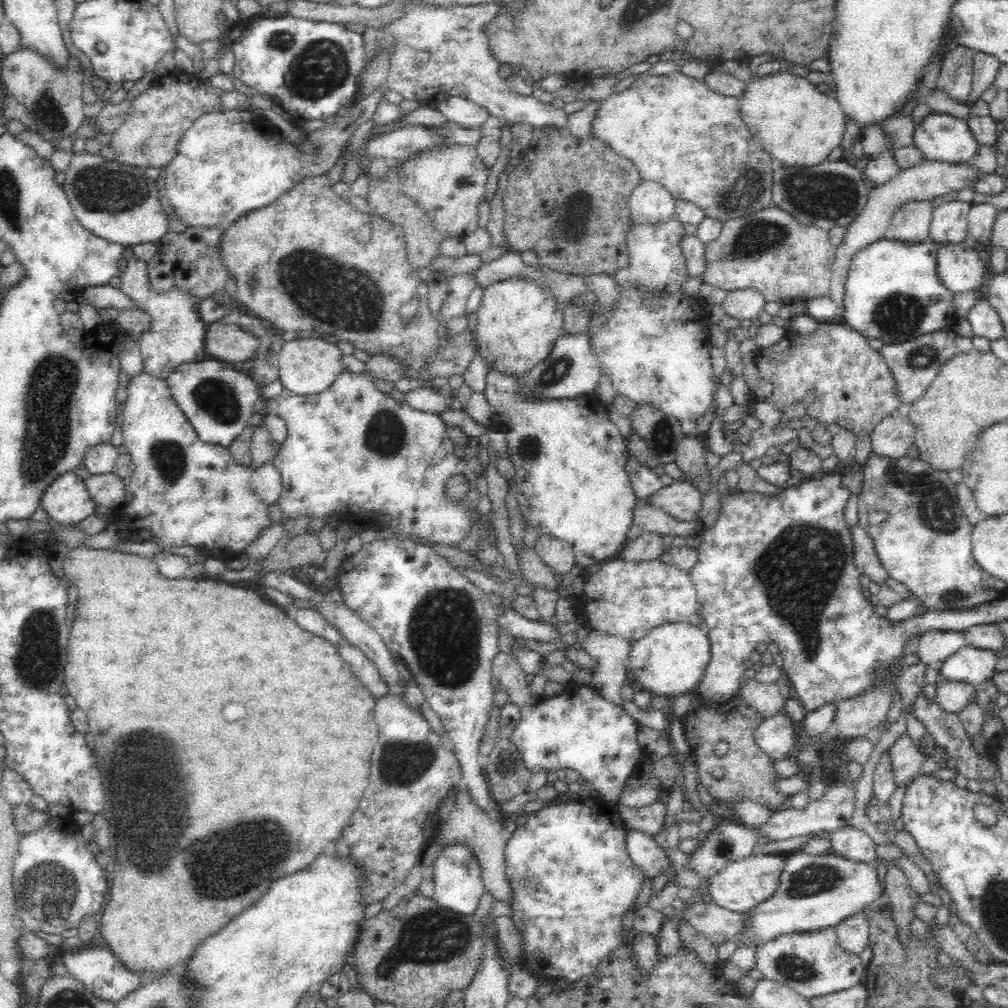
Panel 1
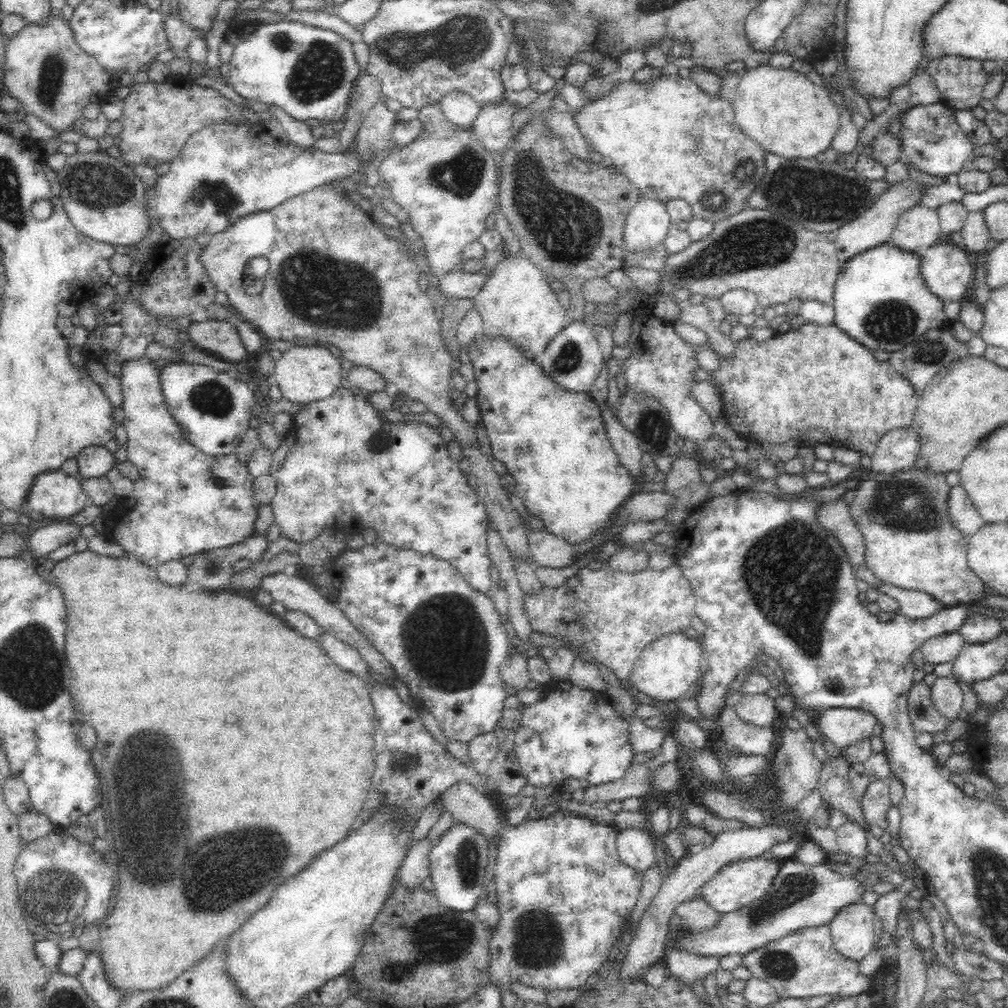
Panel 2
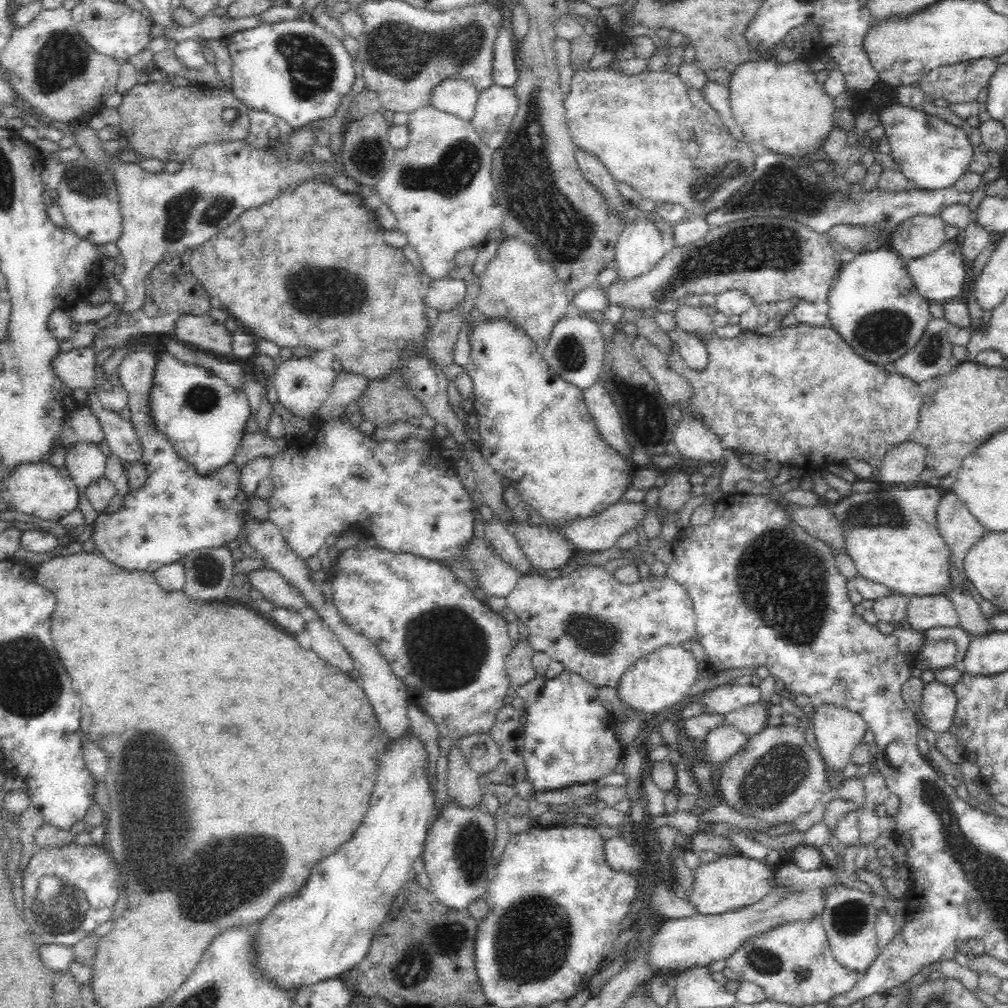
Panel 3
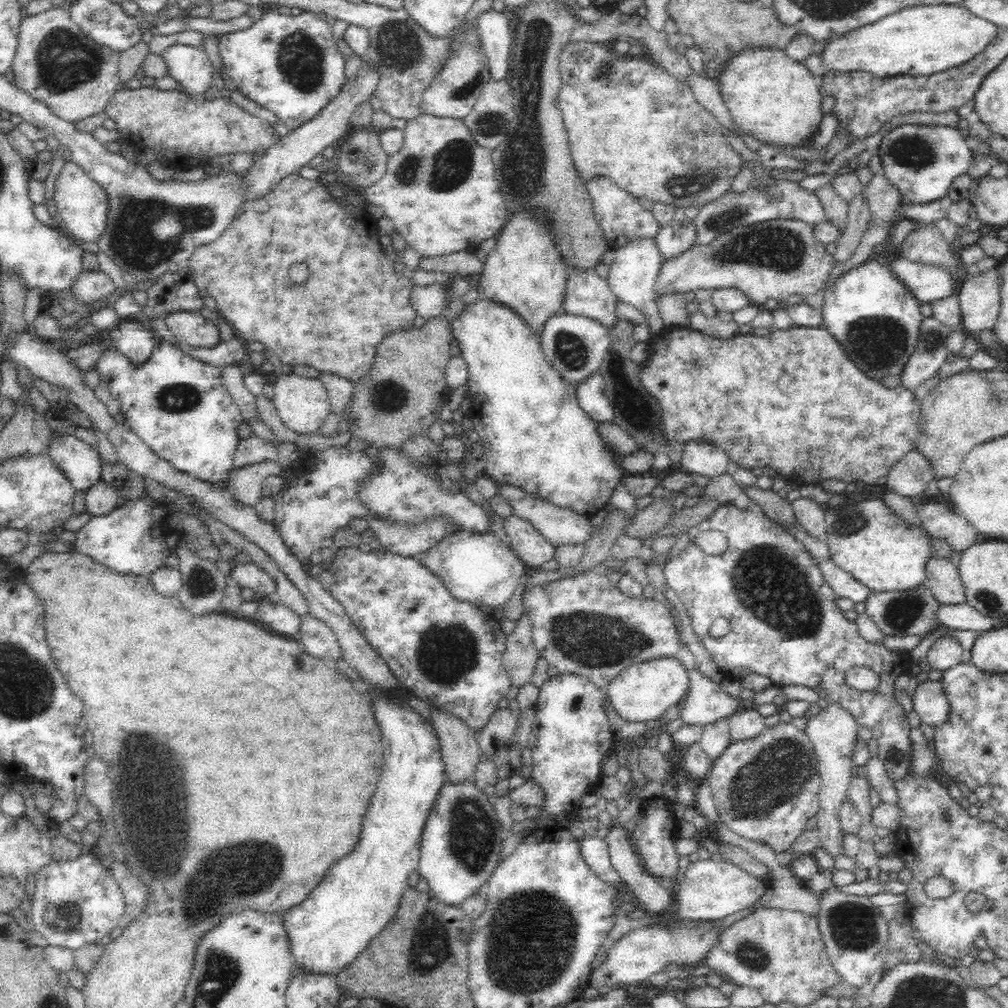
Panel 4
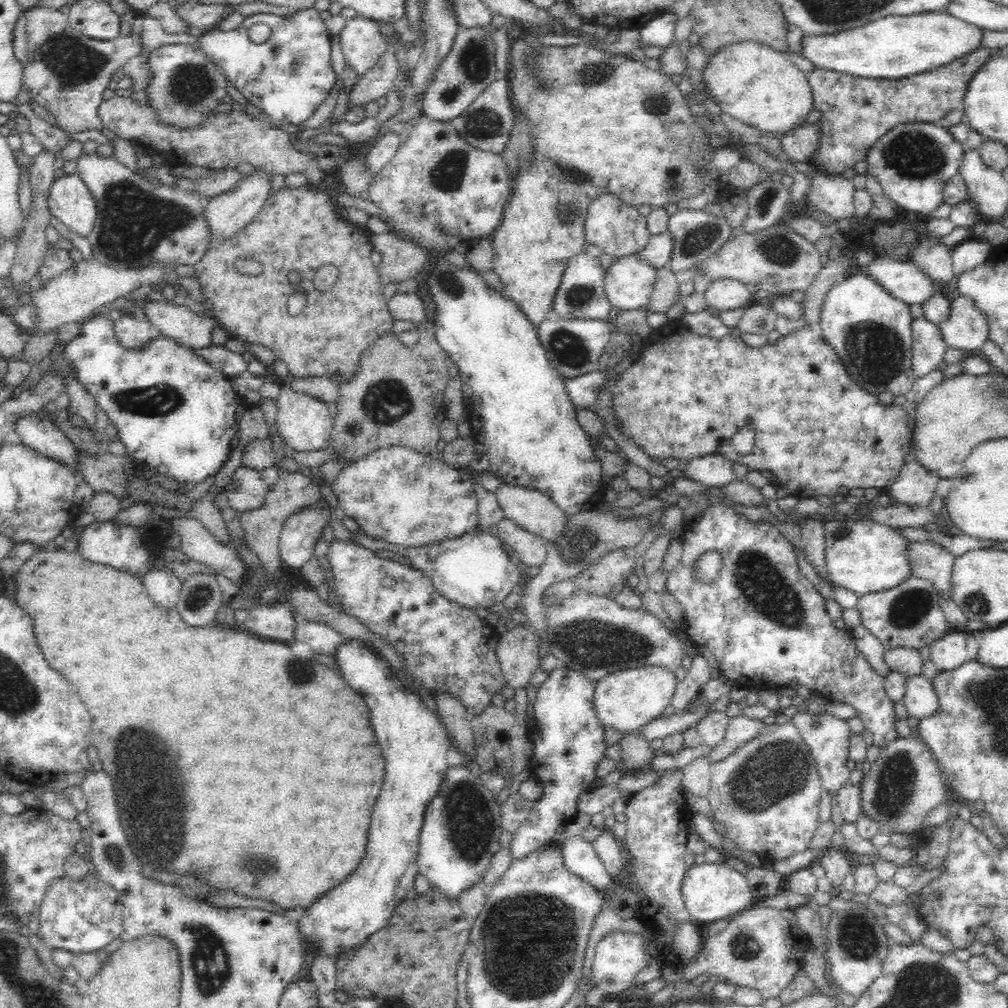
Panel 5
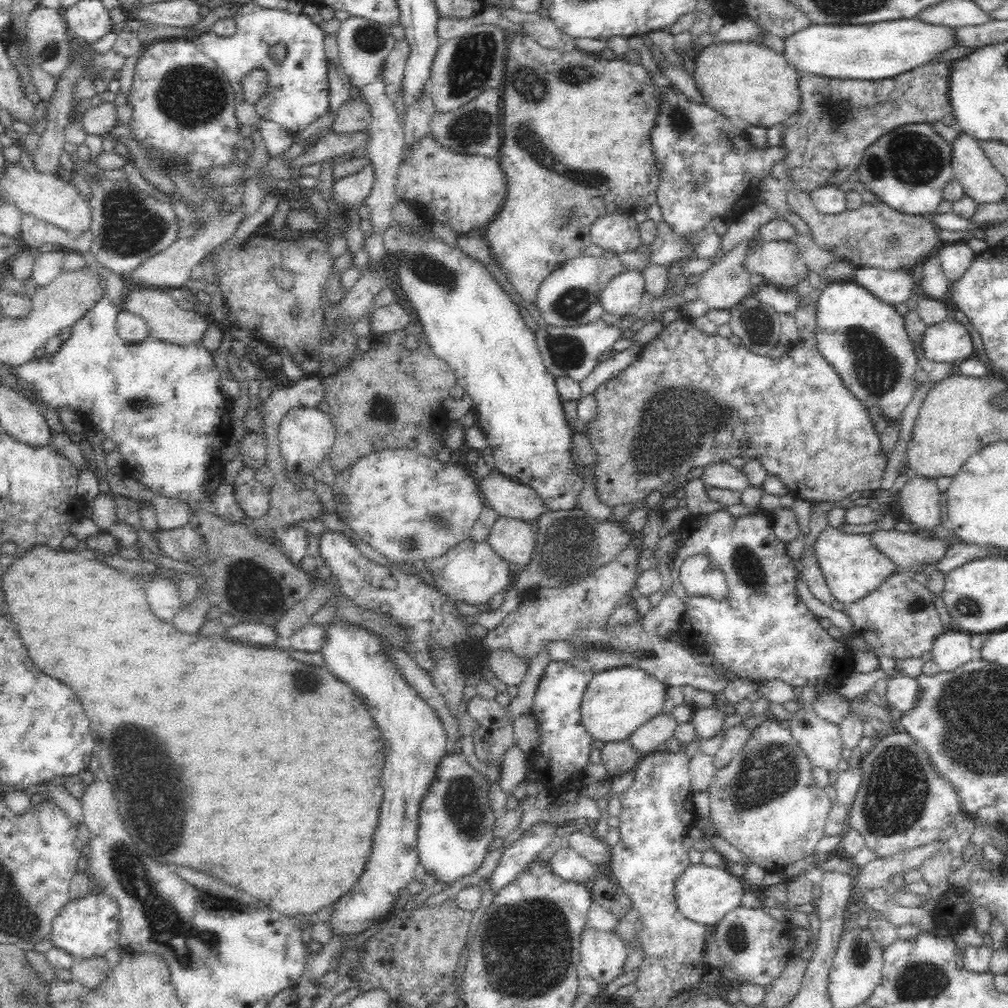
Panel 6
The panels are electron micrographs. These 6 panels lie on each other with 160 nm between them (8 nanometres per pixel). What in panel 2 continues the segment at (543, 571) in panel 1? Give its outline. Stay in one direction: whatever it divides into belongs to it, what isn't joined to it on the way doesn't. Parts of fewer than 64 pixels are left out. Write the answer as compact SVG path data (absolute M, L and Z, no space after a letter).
M324 183L286 199L268 213L256 211L240 217L226 230L211 237L200 261L204 263L218 290L227 294L229 306L233 306L243 320L254 323L265 339L319 340L320 344L332 347L340 357L346 358L353 365L368 366L384 374L395 391L405 393L409 401L422 402L428 412L442 417L442 422L460 443L462 454L472 463L472 473L477 479L477 494L510 556L533 564L526 515L514 497L504 491L490 458L480 451L475 433L462 420L457 407L448 397L452 356L442 338L440 318L436 316L433 307L433 296L419 289L421 272L412 261L405 244L392 238L392 235L386 236L370 212L362 211L350 198L334 189L334 183Z

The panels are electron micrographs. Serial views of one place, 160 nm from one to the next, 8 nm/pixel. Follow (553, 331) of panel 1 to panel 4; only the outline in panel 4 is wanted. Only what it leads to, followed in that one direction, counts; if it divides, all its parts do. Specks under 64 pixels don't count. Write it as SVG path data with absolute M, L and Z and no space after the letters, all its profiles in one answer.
M518 212L508 218L498 234L494 250L483 262L481 271L481 282L473 296L509 307L524 320L528 328L537 333L544 330L552 316L563 312L570 272L555 250L543 223L529 212Z

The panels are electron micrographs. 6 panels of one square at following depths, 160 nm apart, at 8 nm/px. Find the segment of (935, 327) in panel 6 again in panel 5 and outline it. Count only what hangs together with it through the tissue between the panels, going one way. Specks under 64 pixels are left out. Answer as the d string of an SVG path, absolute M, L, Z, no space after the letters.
M952 294L948 320L939 324L946 346L974 353L988 338L989 320L973 296Z

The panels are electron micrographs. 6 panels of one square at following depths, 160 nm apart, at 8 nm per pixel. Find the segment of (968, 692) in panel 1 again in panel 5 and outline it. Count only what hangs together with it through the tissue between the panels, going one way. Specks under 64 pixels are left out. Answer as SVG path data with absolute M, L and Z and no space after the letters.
M921 674L907 677L906 694L902 700L909 717L922 720L936 714L940 708L938 693L930 679L926 679Z

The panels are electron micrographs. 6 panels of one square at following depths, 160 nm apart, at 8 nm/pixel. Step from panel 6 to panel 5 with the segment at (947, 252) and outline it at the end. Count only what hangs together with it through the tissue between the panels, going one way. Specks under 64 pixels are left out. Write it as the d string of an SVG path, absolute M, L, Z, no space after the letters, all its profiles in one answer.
M985 239L964 240L958 243L952 251L952 264L954 265L954 275L956 278L962 272L973 270L984 264L993 246Z

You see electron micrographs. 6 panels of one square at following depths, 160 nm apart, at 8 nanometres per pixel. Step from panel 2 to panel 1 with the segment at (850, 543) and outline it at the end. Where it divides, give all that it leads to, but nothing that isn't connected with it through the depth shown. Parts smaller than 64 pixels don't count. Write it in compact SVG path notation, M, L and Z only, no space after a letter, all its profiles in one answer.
M859 525L851 526L854 542L854 563L860 574L870 578L872 582L880 585L890 580L890 573L886 571L884 563L878 557L872 538Z

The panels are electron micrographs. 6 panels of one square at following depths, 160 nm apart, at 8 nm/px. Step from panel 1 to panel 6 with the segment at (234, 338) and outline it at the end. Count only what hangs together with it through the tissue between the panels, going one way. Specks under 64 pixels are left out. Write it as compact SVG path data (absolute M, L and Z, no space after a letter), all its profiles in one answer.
M130 287L127 290L124 308L146 321L150 336L167 343L200 344L204 338L204 332L208 328L208 320L203 316L199 307L193 310L184 310L178 307L176 301L170 297L168 289Z

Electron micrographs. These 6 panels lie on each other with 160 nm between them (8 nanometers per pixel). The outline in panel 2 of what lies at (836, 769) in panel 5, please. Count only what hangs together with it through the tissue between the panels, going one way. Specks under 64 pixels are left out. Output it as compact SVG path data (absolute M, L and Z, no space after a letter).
M828 708L816 721L818 732L840 750L857 740L869 738L878 722L873 712L855 708Z

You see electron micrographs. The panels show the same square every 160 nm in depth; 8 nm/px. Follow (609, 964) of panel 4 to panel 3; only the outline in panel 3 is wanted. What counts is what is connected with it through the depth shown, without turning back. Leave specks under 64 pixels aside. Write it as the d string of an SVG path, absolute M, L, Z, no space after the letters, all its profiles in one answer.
M774 886L766 896L745 907L723 912L722 914L694 914L678 919L668 919L660 928L650 944L649 958L651 964L658 970L672 972L688 966L710 965L718 960L733 956L738 948L750 940L765 935L766 932L780 928L784 924L806 922L806 920L821 919L826 908L828 889L820 886L802 887L796 890L792 886Z

